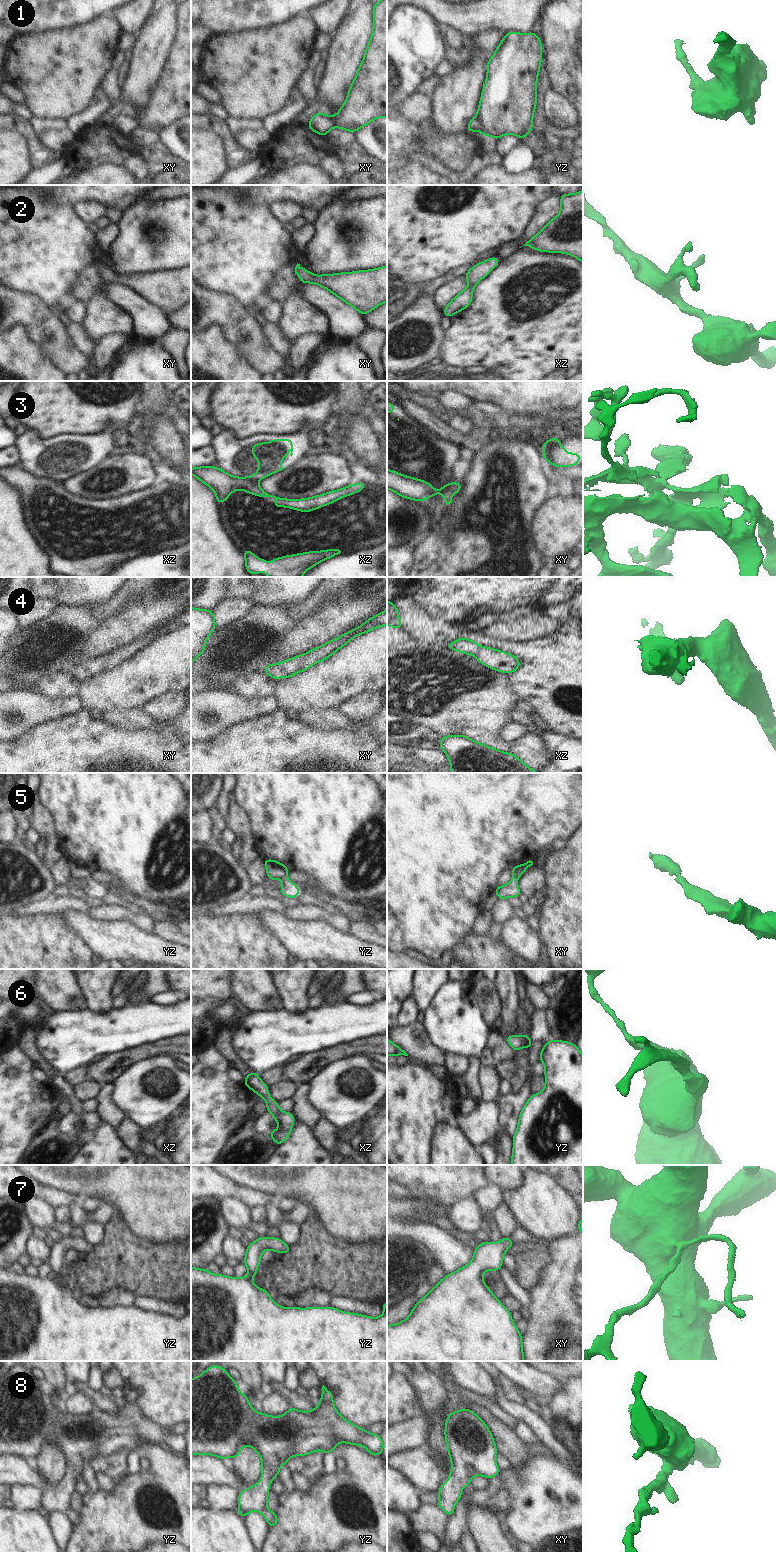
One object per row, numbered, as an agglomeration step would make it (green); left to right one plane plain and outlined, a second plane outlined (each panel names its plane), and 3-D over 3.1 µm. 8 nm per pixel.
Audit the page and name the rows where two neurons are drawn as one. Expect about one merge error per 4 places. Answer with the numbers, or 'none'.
1, 3

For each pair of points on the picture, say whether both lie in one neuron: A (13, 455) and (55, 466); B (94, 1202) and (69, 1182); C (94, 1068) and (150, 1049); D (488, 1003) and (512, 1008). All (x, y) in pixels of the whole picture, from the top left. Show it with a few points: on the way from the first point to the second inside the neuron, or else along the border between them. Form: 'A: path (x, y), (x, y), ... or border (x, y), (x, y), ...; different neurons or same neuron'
A: border (13, 445), (17, 450), (19, 462); different neurons
B: border (87, 1196), (98, 1196), (103, 1201); different neurons
C: path (108, 1067), (121, 1057), (136, 1053); same neuron
D: border (495, 983), (500, 997), (501, 1017); different neurons

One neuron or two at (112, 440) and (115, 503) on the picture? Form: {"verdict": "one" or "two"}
{"verdict": "two"}

